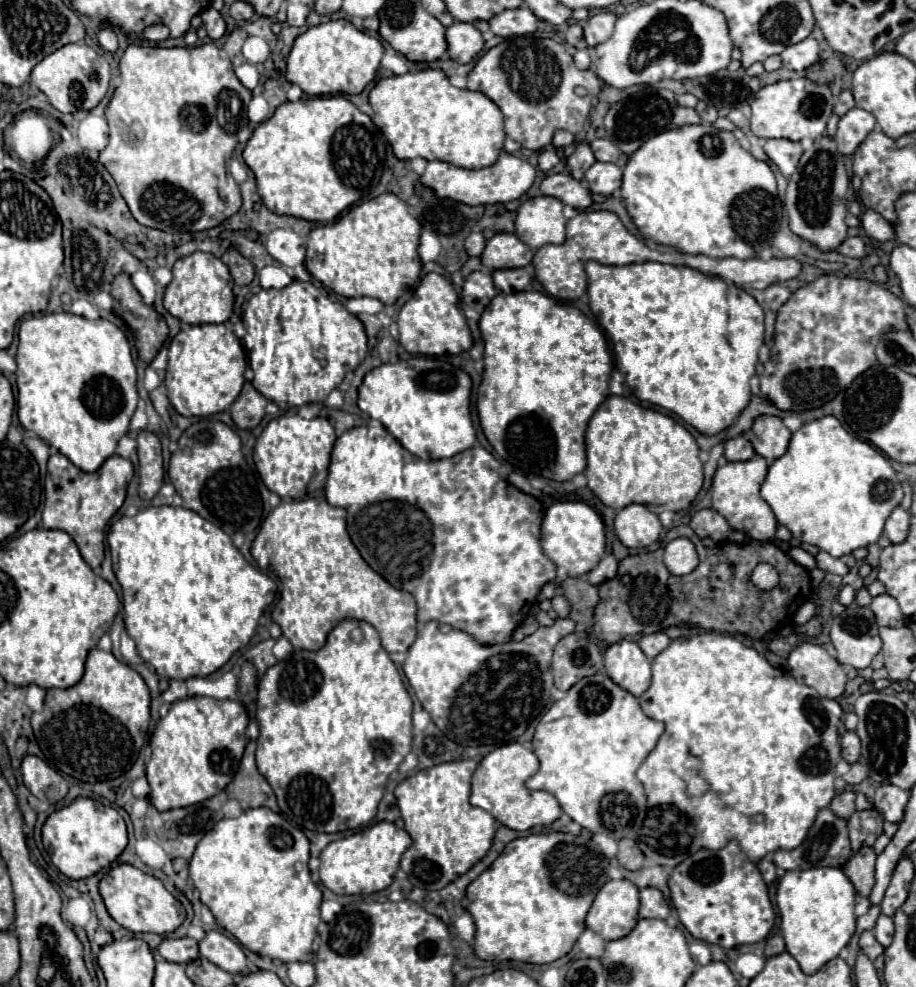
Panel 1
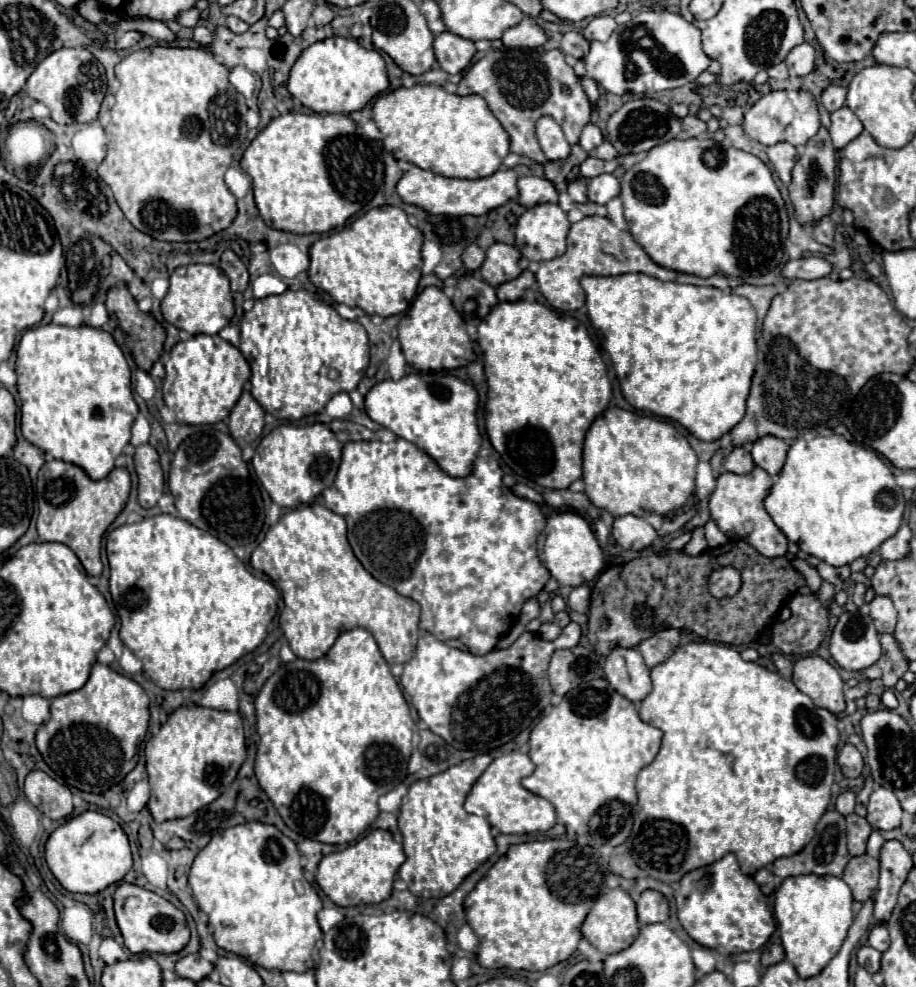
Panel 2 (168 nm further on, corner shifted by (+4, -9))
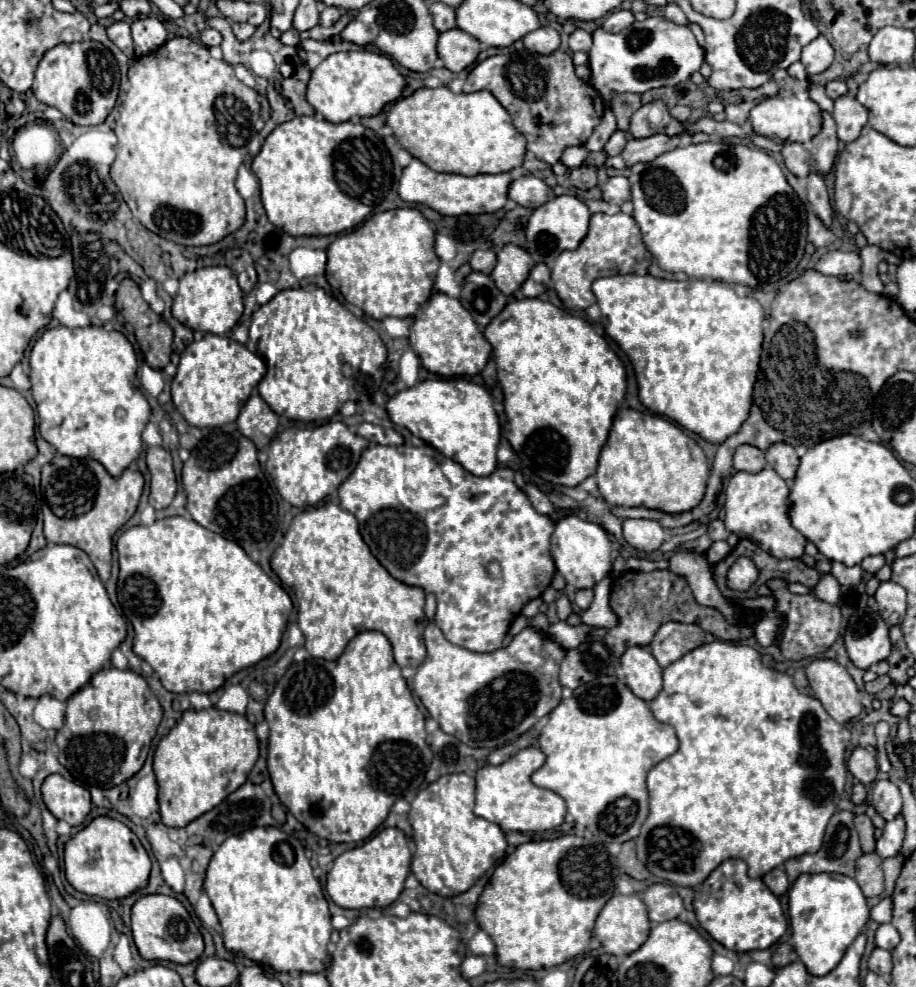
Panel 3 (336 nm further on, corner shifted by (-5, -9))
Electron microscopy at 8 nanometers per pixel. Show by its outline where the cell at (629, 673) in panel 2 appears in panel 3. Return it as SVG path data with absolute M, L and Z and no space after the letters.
M632 646L620 656L616 676L646 702L654 700L662 690L662 668L652 652L642 646Z

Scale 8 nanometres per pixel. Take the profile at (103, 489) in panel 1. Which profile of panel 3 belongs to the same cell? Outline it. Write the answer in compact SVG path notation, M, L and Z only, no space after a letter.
M54 456L50 464L42 468L42 490L44 490L44 504L42 504L42 514L44 514L44 536L52 544L70 544L80 550L84 550L92 564L98 570L98 576L102 582L110 578L110 560L112 560L112 538L114 534L134 516L140 496L144 488L144 478L138 470L126 470L120 478L112 478L104 466L92 458L76 460L68 456Z

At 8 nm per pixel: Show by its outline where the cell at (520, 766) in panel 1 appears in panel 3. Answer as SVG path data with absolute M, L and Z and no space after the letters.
M524 748L516 756L508 758L500 766L486 764L476 772L476 808L474 814L498 824L504 832L516 830L516 832L544 832L550 828L556 828L564 822L566 816L566 802L552 790L540 788L532 784L530 776L534 770L538 770L544 764L546 756L540 748Z

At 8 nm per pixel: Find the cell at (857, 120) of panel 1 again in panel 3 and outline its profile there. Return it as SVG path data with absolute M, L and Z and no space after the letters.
M844 94L834 100L832 116L838 126L838 138L848 144L860 136L860 130L868 120L868 110L854 96Z

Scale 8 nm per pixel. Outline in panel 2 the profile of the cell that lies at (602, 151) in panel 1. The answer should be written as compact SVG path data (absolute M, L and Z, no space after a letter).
M605 140L601 146L597 146L597 148L593 148L591 152L589 152L589 156L593 156L593 158L599 158L599 160L615 160L619 154L615 152L615 148Z

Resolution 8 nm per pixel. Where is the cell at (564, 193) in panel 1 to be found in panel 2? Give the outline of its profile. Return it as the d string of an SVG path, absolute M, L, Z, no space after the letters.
M525 176L525 178L519 178L517 186L519 186L519 202L527 208L545 204L545 202L553 202L553 204L559 202L559 192L555 184L549 182L547 178Z

